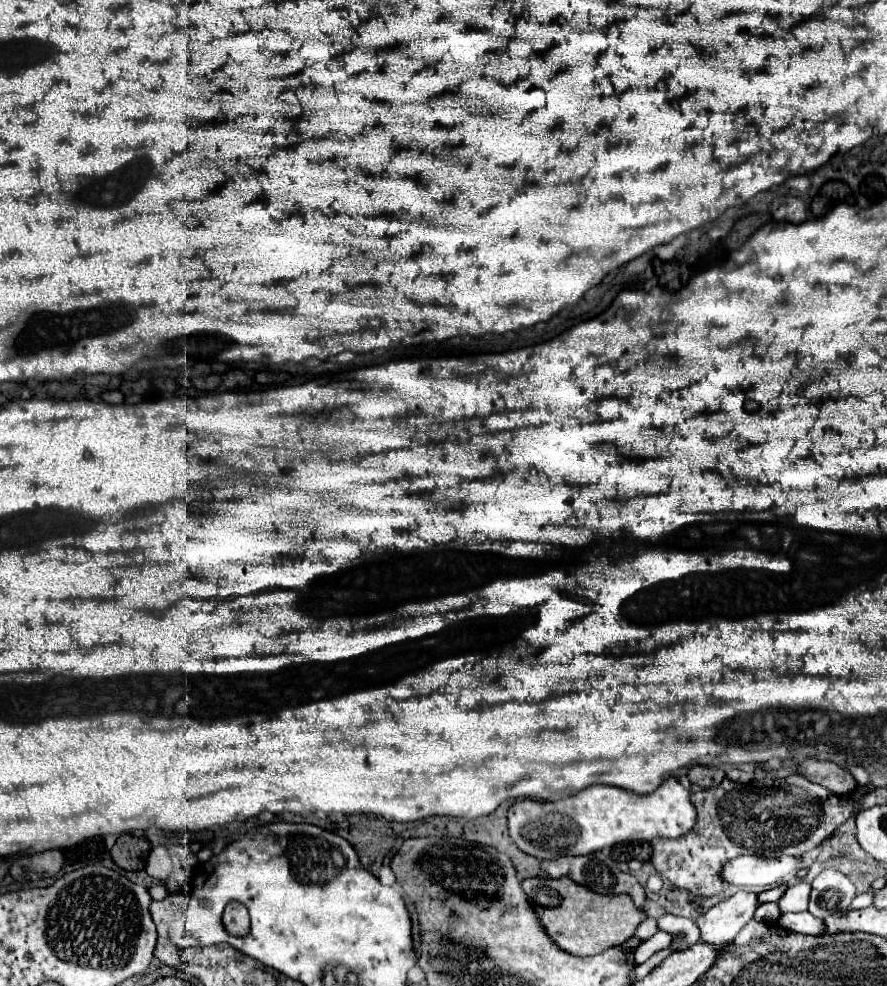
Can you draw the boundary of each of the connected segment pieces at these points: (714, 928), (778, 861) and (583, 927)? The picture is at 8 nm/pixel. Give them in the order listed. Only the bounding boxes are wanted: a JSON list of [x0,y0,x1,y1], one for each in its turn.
[[697,891,757,947],[723,857,799,887],[523,877,647,955]]

